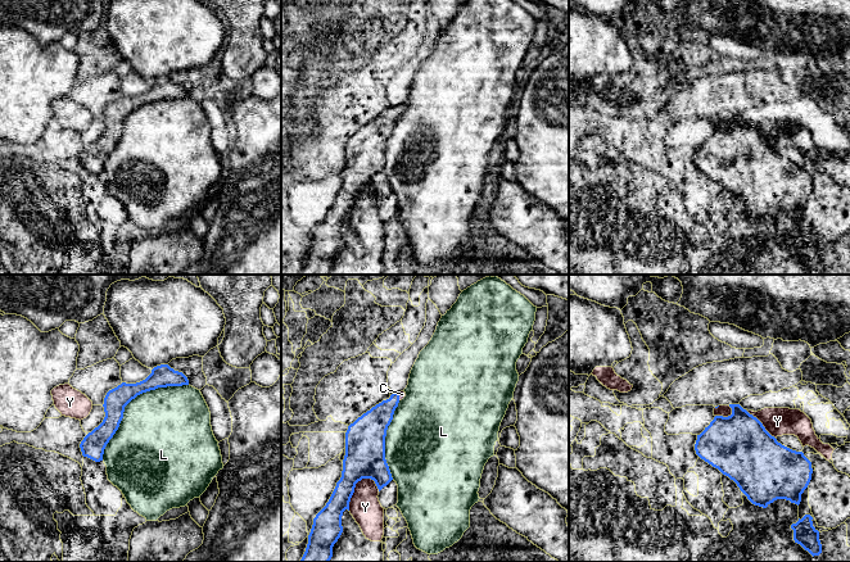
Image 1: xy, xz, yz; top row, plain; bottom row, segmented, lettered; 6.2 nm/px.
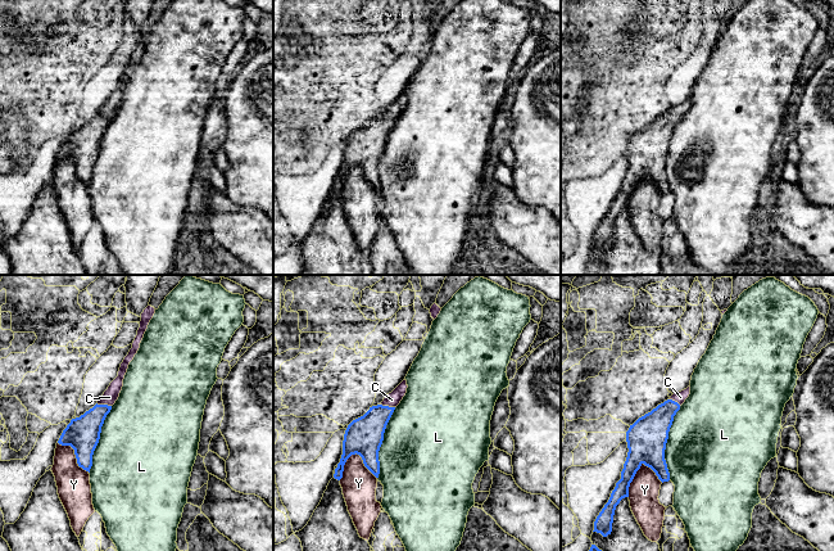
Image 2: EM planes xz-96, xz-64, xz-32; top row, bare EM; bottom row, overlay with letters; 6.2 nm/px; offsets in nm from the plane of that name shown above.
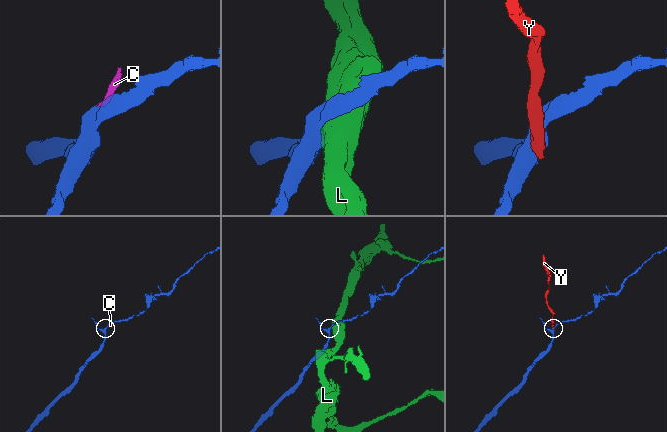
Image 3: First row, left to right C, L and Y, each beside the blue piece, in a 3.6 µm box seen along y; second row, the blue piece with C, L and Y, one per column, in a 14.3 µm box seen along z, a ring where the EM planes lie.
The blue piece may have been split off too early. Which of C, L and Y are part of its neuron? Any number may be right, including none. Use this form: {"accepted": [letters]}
{"accepted": ["C"]}

